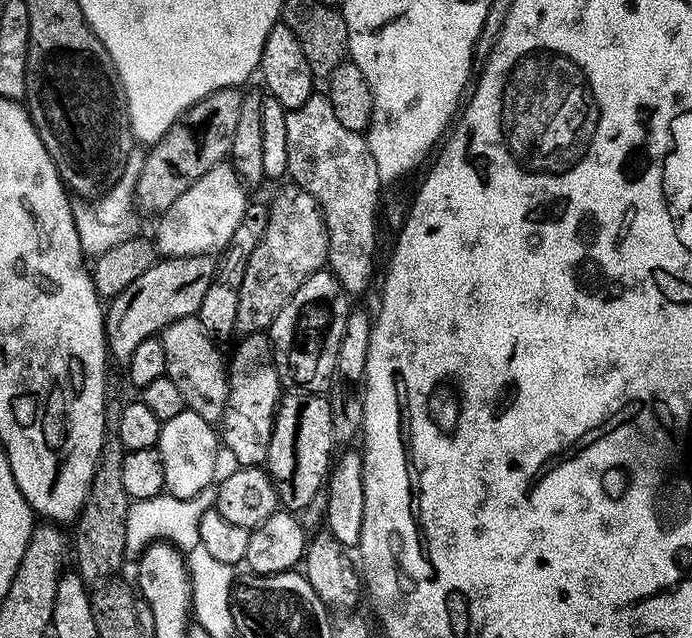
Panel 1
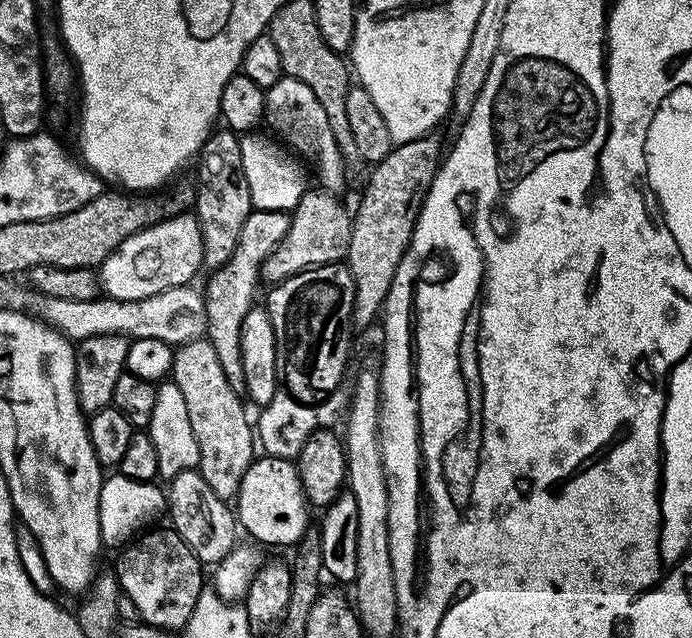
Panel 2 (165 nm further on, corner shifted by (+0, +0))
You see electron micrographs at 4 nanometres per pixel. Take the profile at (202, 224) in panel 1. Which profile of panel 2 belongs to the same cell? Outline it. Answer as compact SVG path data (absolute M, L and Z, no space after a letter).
M178 213L126 238L98 268L103 293L113 300L140 301L174 286L189 285L203 267L201 228L193 213Z

